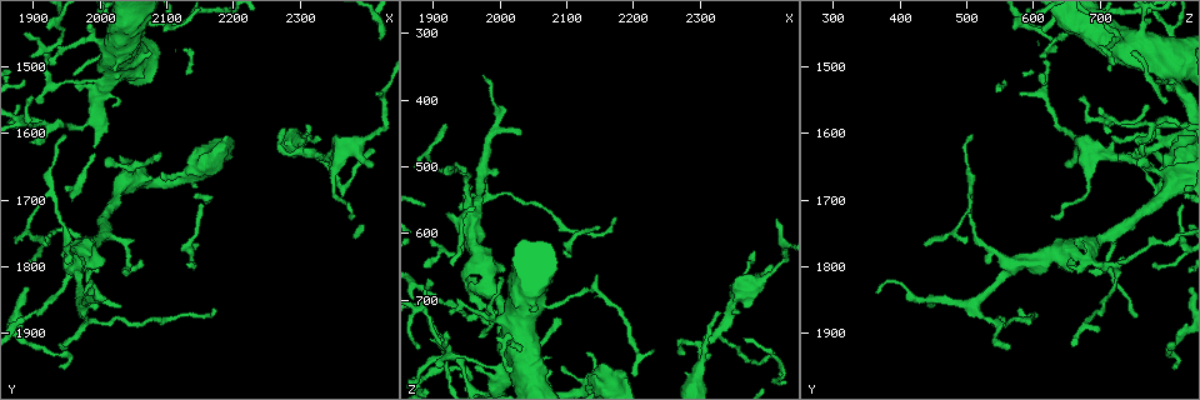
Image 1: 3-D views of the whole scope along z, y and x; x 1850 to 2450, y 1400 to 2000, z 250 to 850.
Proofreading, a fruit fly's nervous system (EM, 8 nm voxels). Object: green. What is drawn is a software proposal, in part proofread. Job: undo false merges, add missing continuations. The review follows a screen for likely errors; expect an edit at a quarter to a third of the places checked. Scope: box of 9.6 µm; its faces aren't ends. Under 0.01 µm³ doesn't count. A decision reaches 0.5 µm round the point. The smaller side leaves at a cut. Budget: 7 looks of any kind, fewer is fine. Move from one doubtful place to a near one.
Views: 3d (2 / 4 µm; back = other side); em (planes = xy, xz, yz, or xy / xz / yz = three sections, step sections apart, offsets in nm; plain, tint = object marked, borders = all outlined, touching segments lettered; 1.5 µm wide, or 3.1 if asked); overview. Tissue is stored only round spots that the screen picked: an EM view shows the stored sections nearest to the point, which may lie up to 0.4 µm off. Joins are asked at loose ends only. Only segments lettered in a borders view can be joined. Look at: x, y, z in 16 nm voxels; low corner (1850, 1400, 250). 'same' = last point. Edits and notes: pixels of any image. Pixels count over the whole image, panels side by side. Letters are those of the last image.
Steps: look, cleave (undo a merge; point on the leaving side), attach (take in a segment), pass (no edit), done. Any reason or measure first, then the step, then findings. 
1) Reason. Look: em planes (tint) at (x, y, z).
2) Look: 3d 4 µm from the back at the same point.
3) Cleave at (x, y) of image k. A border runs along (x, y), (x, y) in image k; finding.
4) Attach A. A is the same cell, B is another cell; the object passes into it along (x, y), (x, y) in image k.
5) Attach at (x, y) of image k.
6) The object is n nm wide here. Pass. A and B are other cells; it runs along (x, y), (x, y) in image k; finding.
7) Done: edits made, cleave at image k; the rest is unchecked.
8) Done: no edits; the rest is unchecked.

Tapers out. Look: em xz step 4 (tint) at (2130, 1795, 780).

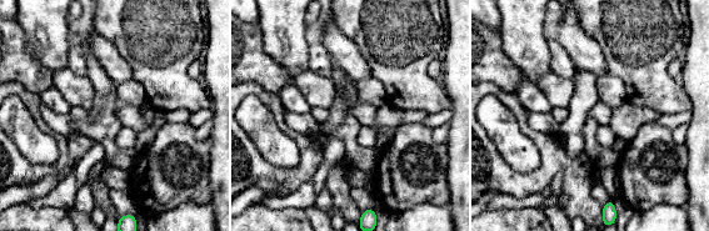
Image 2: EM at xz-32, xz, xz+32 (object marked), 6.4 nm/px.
Look: em planes (borders) at the same point.

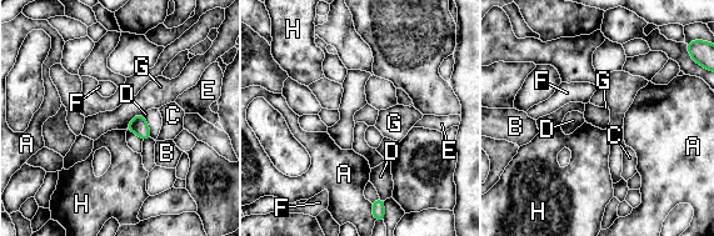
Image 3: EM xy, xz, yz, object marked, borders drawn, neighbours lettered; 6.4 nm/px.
Pass. A, B, C, D, E, F, G and H are other cells; a border runs along (143, 113), (134, 116), (125, 129) in image 3; no lettered segment goes on from it.

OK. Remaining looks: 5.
Abrupt turn. Look: em planes (borders) at (1965, 1800, 730).

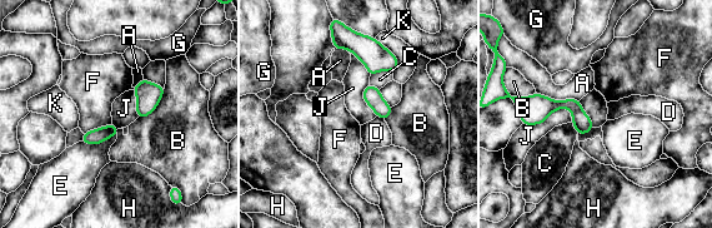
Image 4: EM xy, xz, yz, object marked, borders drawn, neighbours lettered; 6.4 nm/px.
Pass. A, B, C, D, E, F, G, H, J and K are other cells; continuous, no second cell.

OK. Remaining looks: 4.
Sharp bend. Look: 3d 4 µm at (1955, 1525, 795).

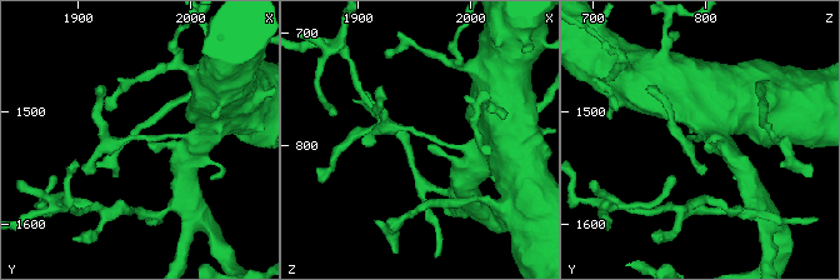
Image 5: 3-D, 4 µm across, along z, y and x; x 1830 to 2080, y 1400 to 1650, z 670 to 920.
Look: em xy step 4 (borders) at (1952, 1526, 790).

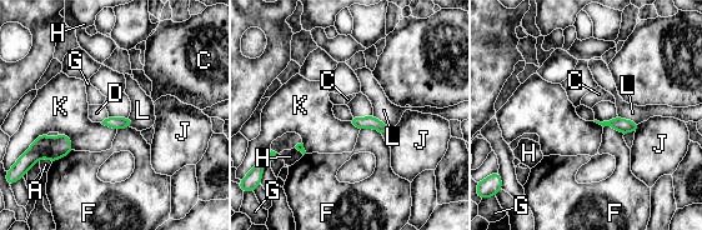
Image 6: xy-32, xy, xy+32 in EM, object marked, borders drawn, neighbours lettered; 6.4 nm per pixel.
Pass. A, C, D, F, G, H, J, K and L are other cells; a border runs along (59, 133), (69, 138), (73, 149) in image 6; continuous, no second cell.

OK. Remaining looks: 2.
Done: no edits; the rest is unchecked.

